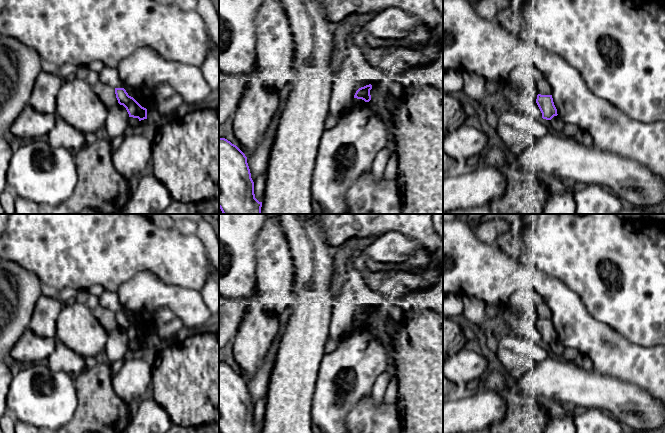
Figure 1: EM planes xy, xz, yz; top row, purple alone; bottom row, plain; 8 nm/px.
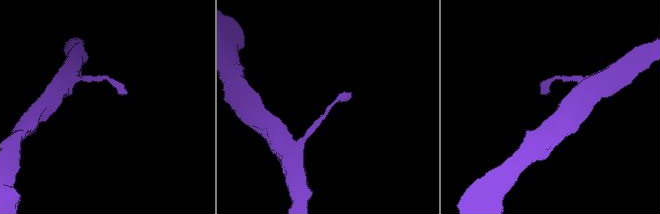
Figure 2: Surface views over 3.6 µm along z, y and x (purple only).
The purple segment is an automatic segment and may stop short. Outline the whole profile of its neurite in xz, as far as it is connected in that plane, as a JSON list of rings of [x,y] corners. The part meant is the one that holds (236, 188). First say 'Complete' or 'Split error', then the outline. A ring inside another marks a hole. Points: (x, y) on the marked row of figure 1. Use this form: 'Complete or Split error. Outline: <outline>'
Complete. Outline: [[[219,138],[219,208],[223,214],[261,214],[262,202],[255,198],[254,182],[245,154],[225,138]]]

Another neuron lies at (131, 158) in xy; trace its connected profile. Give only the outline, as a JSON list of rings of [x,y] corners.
[[[130,135],[112,153],[112,164],[116,171],[129,180],[140,175],[149,164],[152,140],[143,135]]]

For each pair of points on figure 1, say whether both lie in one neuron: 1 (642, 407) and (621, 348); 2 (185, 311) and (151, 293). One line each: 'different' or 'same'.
1: different
2: same

